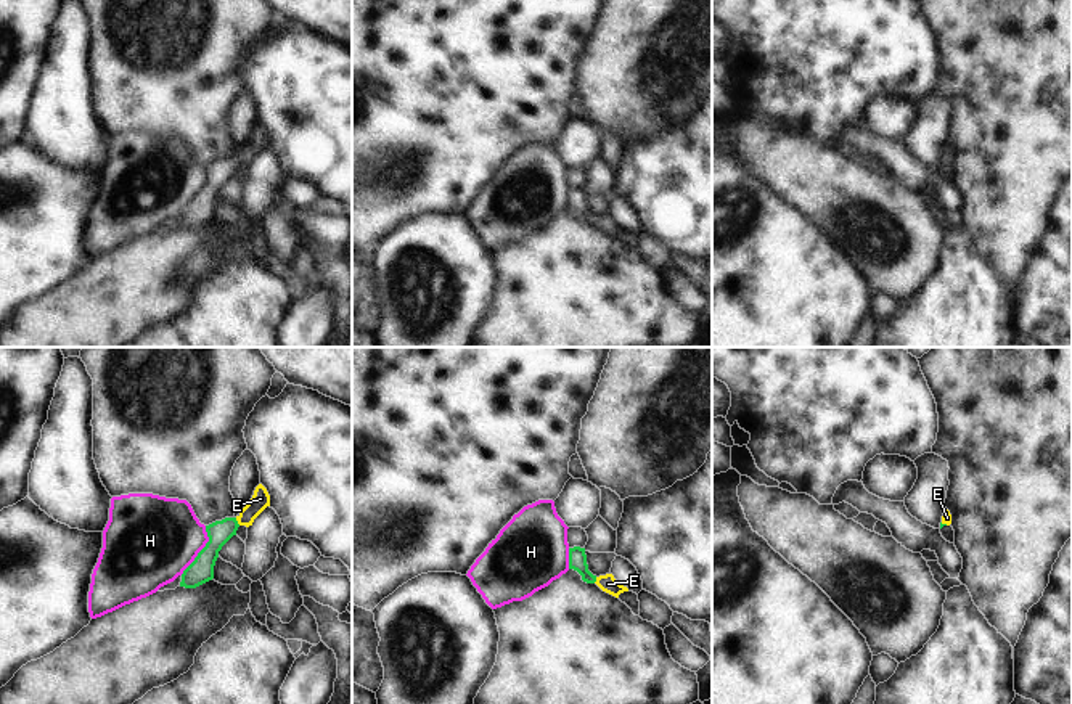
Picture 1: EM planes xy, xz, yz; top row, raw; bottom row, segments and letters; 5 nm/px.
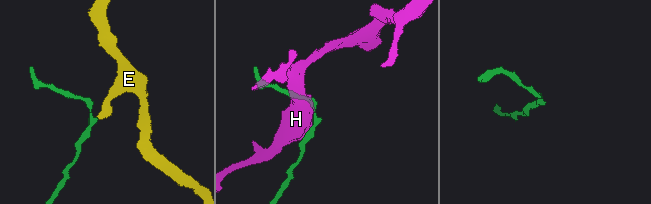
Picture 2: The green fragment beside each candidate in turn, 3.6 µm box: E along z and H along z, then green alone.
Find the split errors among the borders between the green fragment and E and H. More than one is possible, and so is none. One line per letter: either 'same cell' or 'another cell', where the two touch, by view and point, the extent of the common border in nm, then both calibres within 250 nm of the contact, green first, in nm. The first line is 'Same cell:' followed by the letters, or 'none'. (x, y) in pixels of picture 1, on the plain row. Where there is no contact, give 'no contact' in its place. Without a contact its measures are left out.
Same cell: E
E: same cell; meets green in xy at (237, 161); contact 50 nm long; 120 nm thick on the green side, 90 nm on the other
H: another cell; meets green in xy at (201, 190); contact 280 nm long; 120 nm thick on the green side, 440 nm on the other

